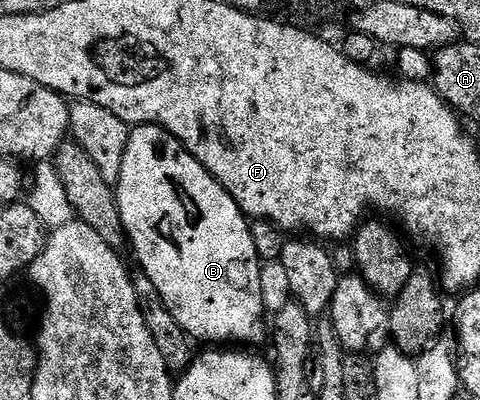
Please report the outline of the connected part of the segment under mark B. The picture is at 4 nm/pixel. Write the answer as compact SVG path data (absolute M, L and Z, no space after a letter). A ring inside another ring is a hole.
M137 125L129 132L127 149L123 153L123 169L119 173L119 181L115 184L115 194L117 196L117 208L121 214L121 220L125 226L128 246L133 247L137 254L137 259L141 262L140 270L151 281L155 281L155 289L159 289L159 297L163 297L165 308L183 325L183 329L194 341L200 341L205 345L249 345L245 343L261 343L267 339L267 312L263 305L263 293L259 289L259 273L263 266L263 259L257 256L257 243L253 240L253 231L250 220L239 209L239 205L219 185L215 176L207 170L202 163L189 152L188 149L181 146L181 142L175 138L170 131L163 130L156 125Z

